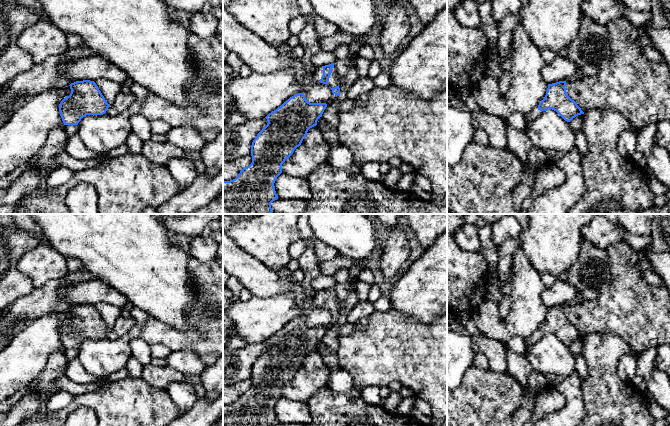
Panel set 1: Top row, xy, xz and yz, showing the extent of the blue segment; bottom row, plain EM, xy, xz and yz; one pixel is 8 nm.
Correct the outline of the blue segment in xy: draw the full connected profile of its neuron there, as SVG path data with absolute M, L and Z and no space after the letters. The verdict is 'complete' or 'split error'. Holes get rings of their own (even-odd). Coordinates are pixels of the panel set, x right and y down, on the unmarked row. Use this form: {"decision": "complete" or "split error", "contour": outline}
{"decision": "complete", "contour": "M76 305L70 309L71 317L59 328L60 340L64 349L78 349L86 339L103 339L110 330L94 305Z"}

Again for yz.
{"decision": "split error", "contour": "M566 305L548 309L544 323L529 338L524 339L526 350L548 333L556 335L567 346L584 338L577 327L568 320L565 310Z"}

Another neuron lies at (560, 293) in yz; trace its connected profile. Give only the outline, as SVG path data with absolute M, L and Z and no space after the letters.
M556 278L550 288L544 289L541 299L549 309L559 305L567 305L576 295L577 291L573 285Z

